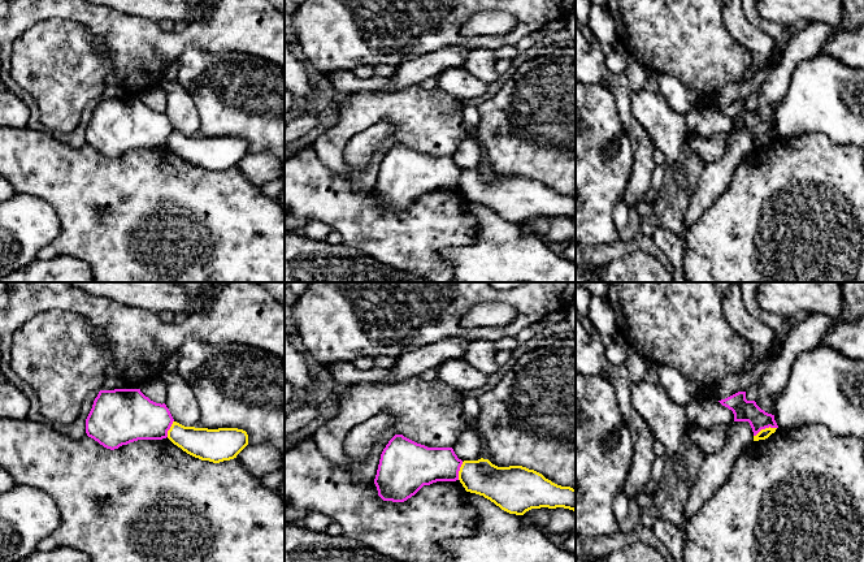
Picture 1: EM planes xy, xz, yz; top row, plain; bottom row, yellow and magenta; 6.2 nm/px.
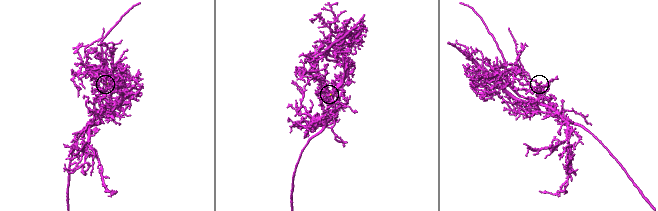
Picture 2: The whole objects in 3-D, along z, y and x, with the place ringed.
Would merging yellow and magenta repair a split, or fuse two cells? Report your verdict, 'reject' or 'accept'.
reject

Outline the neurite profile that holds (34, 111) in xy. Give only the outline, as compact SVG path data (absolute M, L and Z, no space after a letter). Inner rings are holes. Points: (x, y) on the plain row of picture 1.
M27 99L27 101L29 101L29 108L30 108L31 129L38 130L38 131L45 131L45 129L39 121L39 108L36 103L32 99Z

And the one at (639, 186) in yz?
M612 75L608 88L613 92L617 112L633 146L633 173L625 195L625 203L631 208L644 200L648 194L654 194L651 180L656 168L654 161L655 146L647 130L630 111L630 87L626 78Z

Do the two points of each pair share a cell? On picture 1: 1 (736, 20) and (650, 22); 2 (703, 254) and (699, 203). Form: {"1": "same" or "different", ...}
{"1": "different", "2": "different"}

